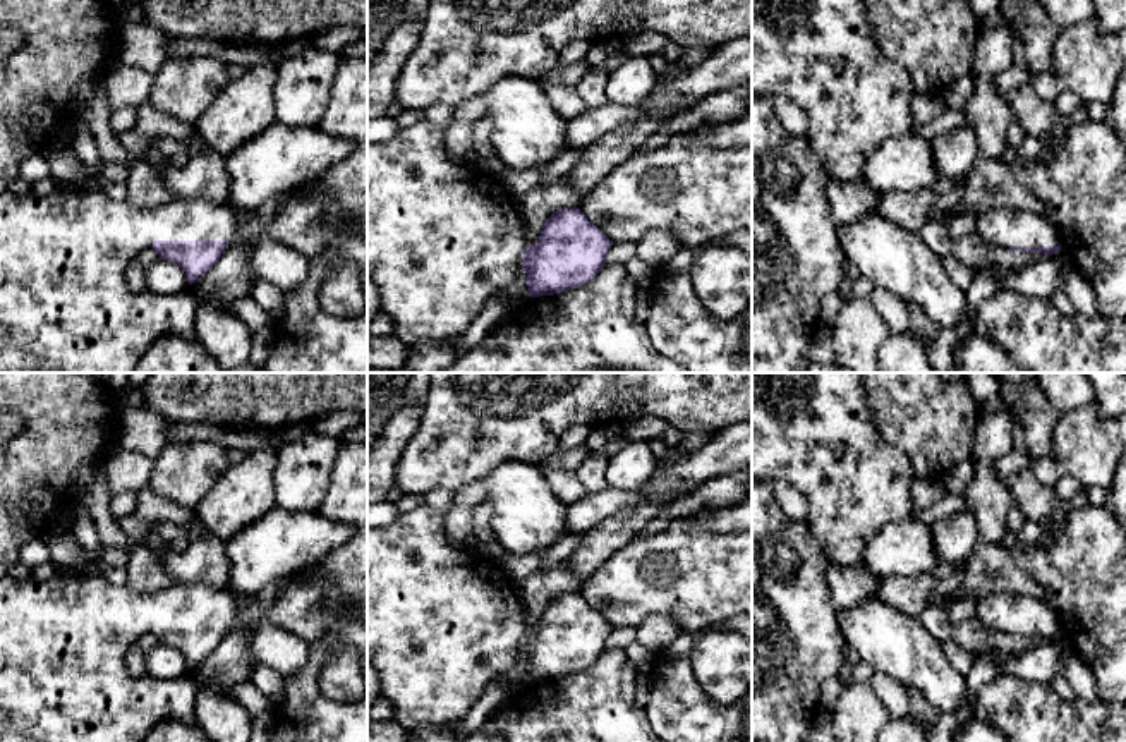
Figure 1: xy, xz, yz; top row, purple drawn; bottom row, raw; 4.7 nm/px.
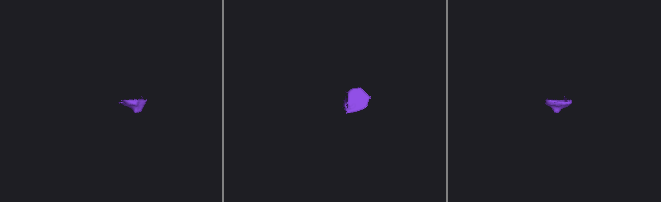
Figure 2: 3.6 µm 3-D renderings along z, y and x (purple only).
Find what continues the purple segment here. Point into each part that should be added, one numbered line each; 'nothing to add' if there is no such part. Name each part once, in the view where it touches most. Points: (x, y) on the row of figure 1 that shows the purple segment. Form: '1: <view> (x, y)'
1: xy (64, 303)

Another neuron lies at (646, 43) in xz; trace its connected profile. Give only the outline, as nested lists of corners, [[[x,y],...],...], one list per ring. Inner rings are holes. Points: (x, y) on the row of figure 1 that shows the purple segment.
[[[647,31],[623,41],[623,50],[628,55],[651,57],[652,53],[659,53],[668,45],[669,40],[664,34]]]

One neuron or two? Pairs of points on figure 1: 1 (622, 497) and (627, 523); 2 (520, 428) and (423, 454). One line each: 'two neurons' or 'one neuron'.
1: two neurons
2: one neuron

